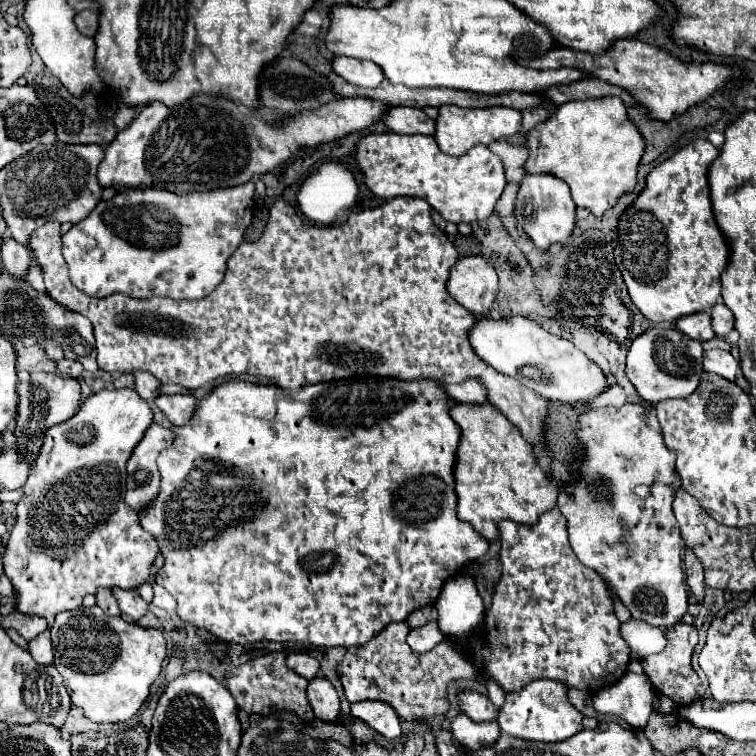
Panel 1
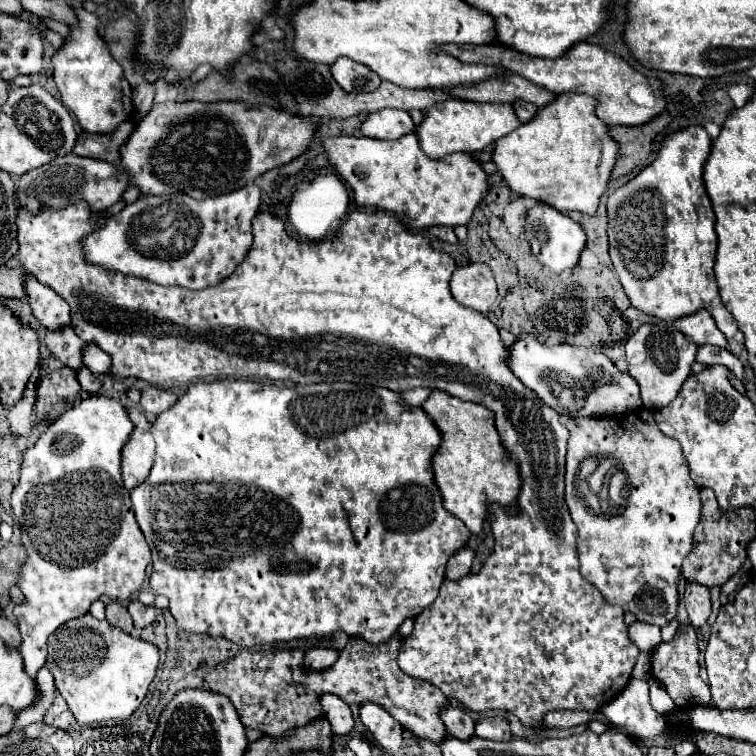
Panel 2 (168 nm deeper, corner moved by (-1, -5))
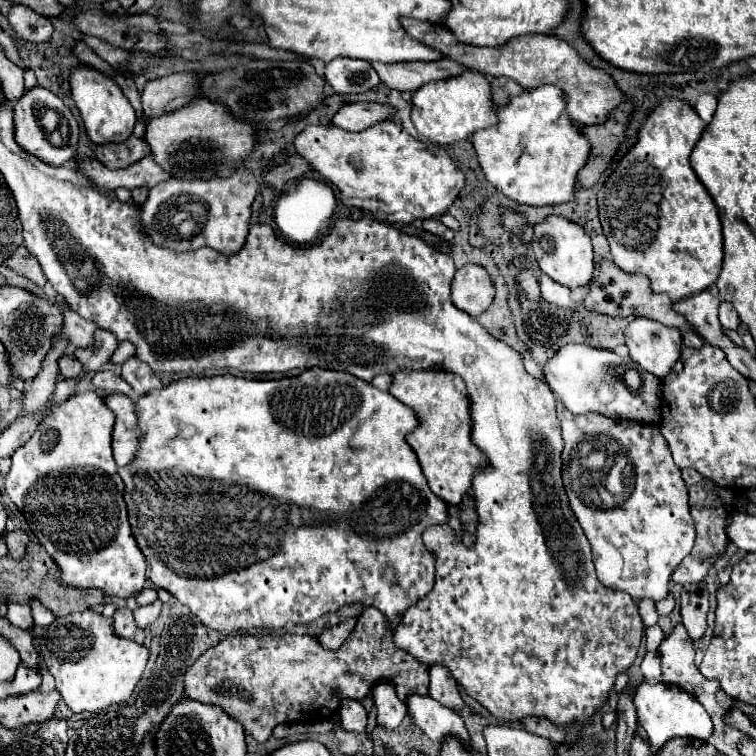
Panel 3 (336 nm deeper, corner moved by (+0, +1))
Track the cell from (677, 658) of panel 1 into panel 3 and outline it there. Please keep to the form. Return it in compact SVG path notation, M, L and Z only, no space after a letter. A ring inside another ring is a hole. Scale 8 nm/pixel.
M681 623L675 625L673 633L663 639L657 651L661 657L661 671L663 671L661 681L663 683L685 689L693 697L701 693L717 693L719 689L717 681L703 677L701 671L695 667L693 641L689 639Z

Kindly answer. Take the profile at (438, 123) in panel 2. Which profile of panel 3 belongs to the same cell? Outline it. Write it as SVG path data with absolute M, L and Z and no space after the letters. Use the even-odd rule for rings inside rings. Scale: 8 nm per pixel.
M467 71L461 77L449 77L449 81L431 81L429 85L423 85L413 93L411 105L411 121L419 135L439 145L453 145L469 139L473 131L493 127L497 123L489 81L477 71Z

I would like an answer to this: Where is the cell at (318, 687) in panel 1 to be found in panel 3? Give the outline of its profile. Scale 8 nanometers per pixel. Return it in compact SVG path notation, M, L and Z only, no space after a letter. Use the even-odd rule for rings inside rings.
M343 699L339 707L339 717L341 717L341 725L347 731L367 733L367 711L359 701Z

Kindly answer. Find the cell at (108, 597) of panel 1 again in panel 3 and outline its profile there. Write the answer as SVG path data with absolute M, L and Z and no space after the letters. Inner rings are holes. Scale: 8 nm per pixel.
M123 607L123 609L117 609L115 615L113 615L113 625L115 625L115 633L125 637L125 639L133 639L135 637L135 631L137 631L137 625L133 621L133 613Z

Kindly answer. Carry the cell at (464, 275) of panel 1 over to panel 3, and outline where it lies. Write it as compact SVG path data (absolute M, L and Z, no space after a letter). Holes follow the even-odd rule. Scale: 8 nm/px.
M463 265L451 283L451 301L471 317L483 313L495 297L495 287L481 265Z

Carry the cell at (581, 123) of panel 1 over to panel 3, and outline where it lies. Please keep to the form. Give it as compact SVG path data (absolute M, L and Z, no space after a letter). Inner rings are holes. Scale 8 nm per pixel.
M543 85L533 91L523 91L521 95L509 97L505 105L495 109L497 125L489 129L475 131L469 139L473 143L479 167L485 179L505 197L521 203L521 205L555 205L567 203L575 197L575 177L579 169L587 163L589 157L589 141L581 135L579 127L571 123L565 113L565 99L561 89L555 85Z

